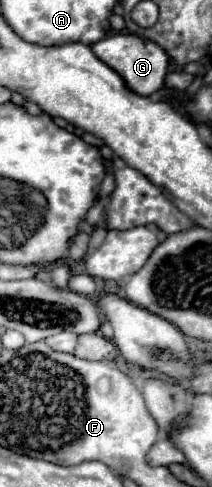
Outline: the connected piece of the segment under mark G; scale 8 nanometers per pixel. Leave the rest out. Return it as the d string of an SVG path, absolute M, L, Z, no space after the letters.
M118 32L118 34L106 36L98 42L94 42L92 50L102 62L106 62L112 70L116 70L122 76L122 80L126 82L126 86L136 94L150 96L164 86L164 76L168 72L168 56L156 42L144 40L136 34L120 34Z

